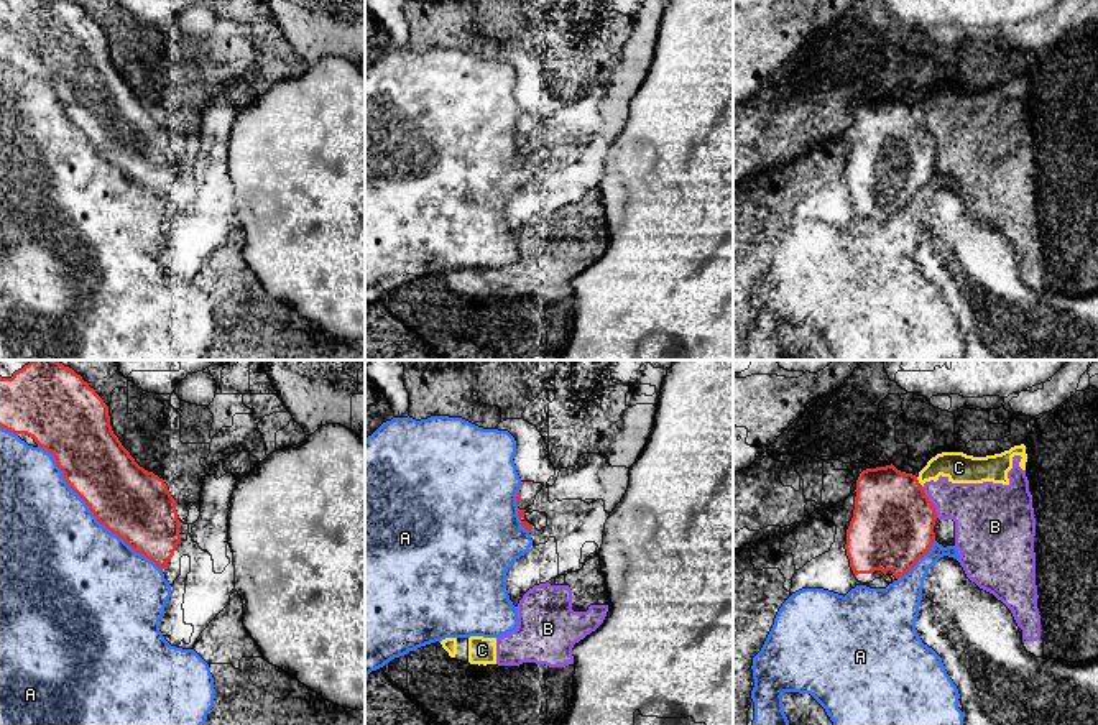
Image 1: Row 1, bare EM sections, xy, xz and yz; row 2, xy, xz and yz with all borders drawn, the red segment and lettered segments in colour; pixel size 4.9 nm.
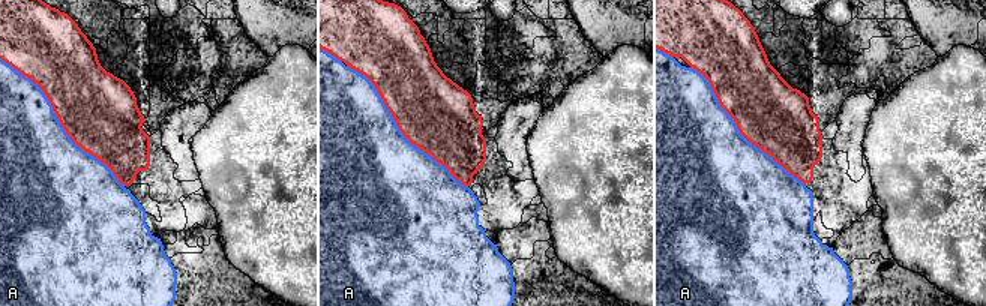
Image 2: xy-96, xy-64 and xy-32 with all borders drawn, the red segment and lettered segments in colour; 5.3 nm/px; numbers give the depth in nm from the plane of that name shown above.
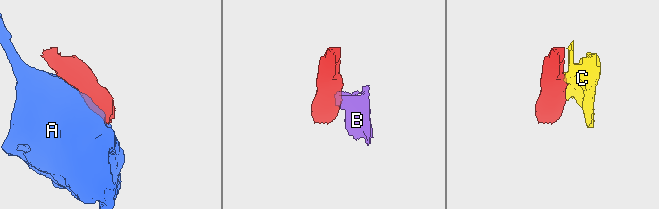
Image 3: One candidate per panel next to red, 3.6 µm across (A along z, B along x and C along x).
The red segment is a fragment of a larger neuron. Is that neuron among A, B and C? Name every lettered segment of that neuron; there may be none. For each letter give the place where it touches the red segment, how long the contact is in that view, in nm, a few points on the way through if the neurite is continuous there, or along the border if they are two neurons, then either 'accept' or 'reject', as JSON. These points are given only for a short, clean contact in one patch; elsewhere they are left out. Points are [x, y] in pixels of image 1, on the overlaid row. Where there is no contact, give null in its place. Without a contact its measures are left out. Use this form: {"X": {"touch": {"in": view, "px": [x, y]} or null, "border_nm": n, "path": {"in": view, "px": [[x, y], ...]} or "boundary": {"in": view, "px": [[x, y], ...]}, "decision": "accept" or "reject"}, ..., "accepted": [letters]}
{"A": {"touch": {"in": "xy", "px": [92, 513]}, "border_nm": 850, "decision": "accept"}, "B": {"touch": {"in": "yz", "px": [931, 502]}, "border_nm": 170, "decision": "reject"}, "C": {"touch": {"in": "yz", "px": [918, 482]}, "border_nm": 60, "decision": "reject"}, "accepted": ["A"]}

